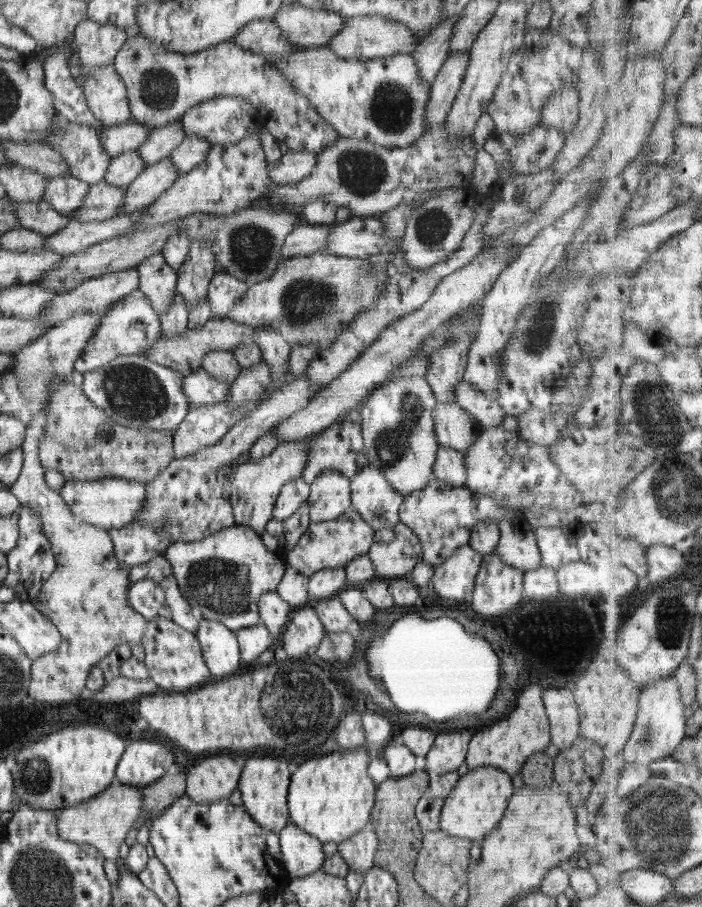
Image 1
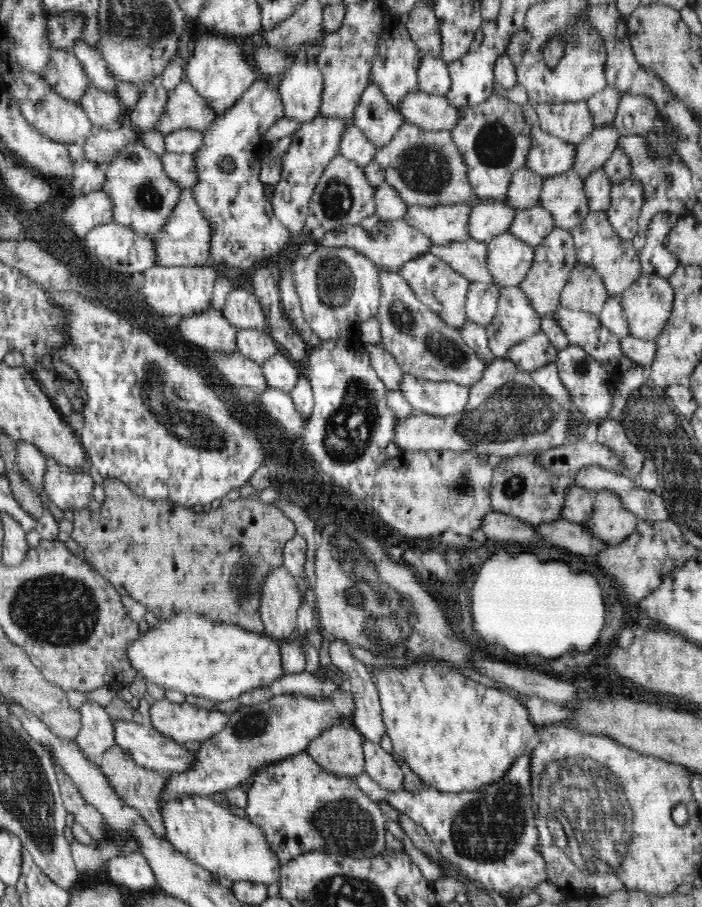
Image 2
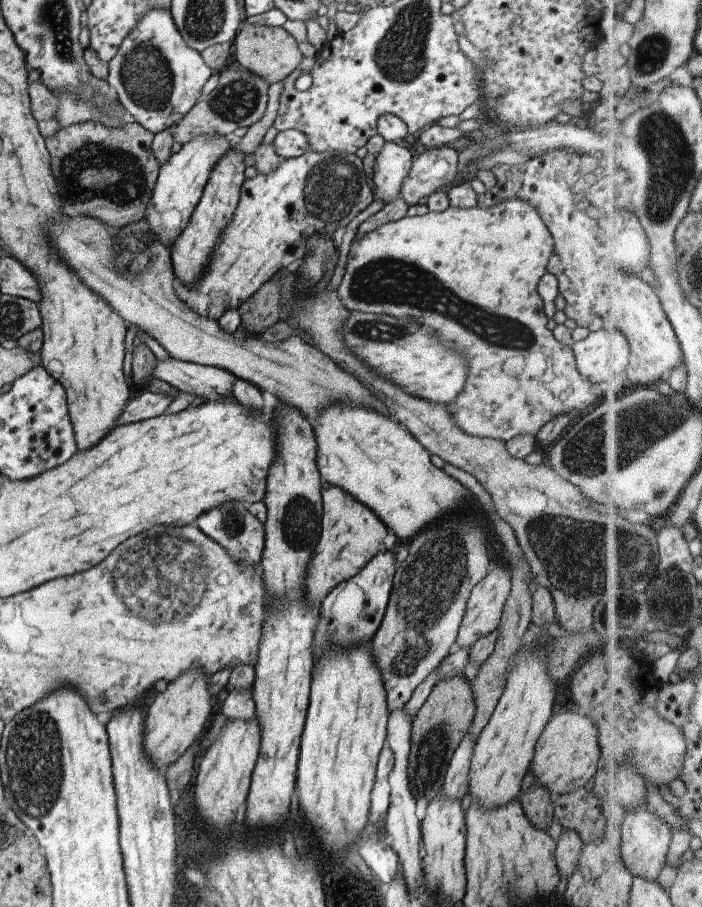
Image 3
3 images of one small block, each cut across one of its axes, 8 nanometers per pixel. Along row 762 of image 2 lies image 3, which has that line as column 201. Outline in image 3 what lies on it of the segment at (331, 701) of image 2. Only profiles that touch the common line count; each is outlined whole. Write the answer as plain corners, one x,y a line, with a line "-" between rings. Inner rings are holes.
231,147
220,157
220,160
217,160
190,220
171,246
173,271
176,278
183,283
195,283
195,280
205,271
220,233
228,226
236,210
240,191
245,181
244,156
244,153

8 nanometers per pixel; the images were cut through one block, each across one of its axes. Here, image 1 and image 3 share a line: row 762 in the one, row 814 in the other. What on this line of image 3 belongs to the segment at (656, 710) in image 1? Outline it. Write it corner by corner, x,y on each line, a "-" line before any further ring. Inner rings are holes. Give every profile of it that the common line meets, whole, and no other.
650,808
644,812
630,812
623,826
623,856
626,860
626,866
634,876
650,880
650,882
659,882
660,876
664,873
668,865
668,858
672,849
675,834
670,824
660,820
660,816
652,814

